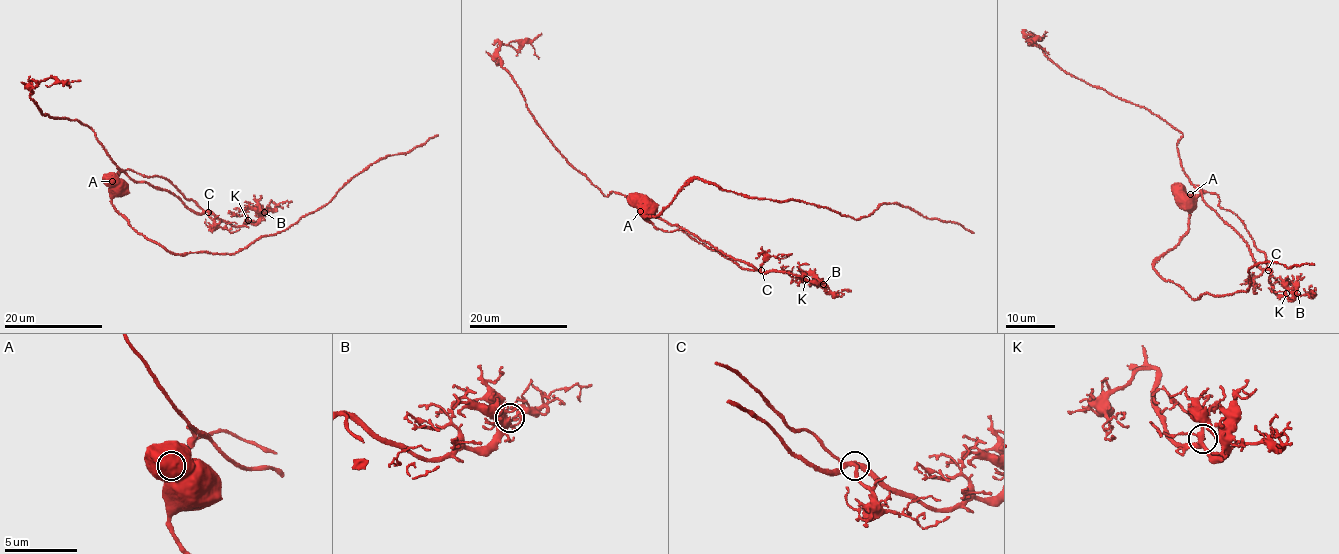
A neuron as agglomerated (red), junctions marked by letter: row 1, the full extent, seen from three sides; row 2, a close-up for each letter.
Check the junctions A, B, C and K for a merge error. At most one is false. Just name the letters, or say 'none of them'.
A

